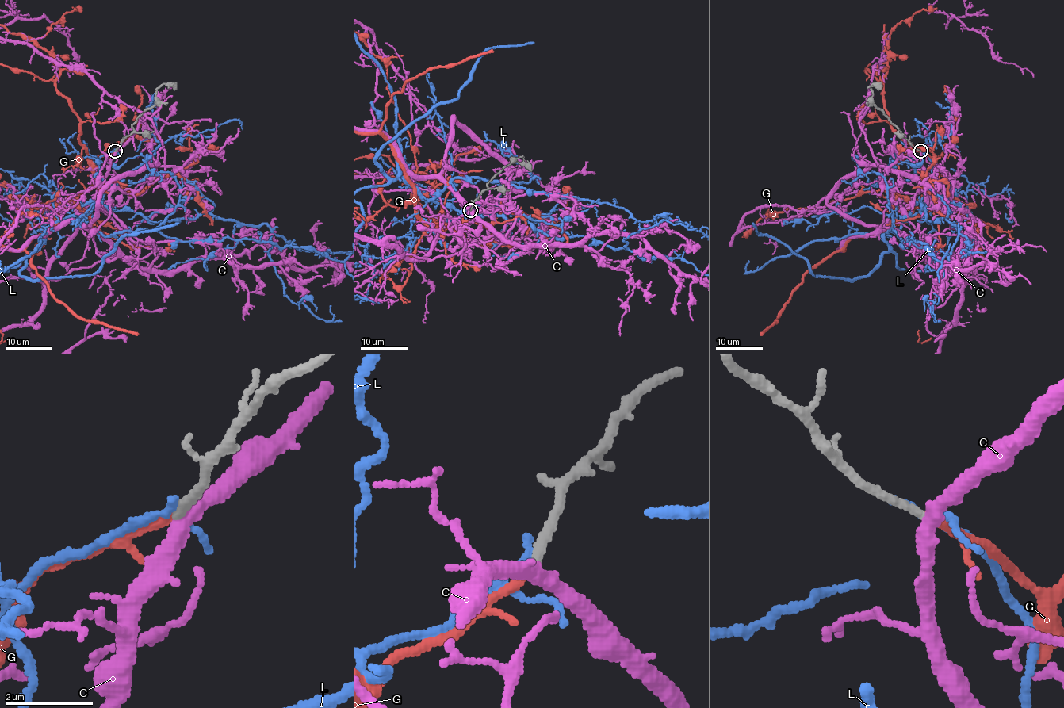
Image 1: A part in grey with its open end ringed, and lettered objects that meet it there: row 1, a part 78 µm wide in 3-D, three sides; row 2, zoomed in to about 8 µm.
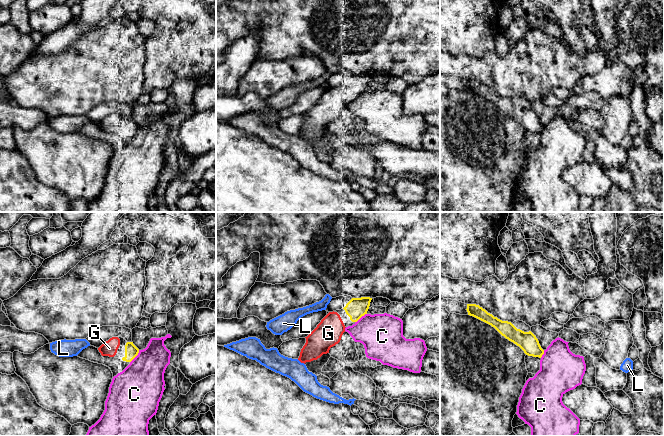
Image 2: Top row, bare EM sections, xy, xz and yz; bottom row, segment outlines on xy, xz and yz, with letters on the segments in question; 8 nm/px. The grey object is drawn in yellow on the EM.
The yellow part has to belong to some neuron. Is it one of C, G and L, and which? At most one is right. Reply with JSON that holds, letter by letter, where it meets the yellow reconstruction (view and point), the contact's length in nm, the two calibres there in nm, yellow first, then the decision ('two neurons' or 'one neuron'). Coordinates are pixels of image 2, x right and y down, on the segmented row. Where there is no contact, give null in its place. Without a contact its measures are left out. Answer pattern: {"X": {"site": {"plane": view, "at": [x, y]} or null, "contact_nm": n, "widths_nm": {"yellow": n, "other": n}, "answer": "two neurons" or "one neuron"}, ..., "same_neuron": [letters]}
{"C": {"site": {"plane": "xy", "at": [136, 355]}, "contact_nm": 130, "widths_nm": {"yellow": 110, "other": 380}, "answer": "two neurons"}, "G": {"site": null, "answer": "one neuron"}, "L": {"site": null, "answer": "two neurons"}, "same_neuron": ["G"]}

